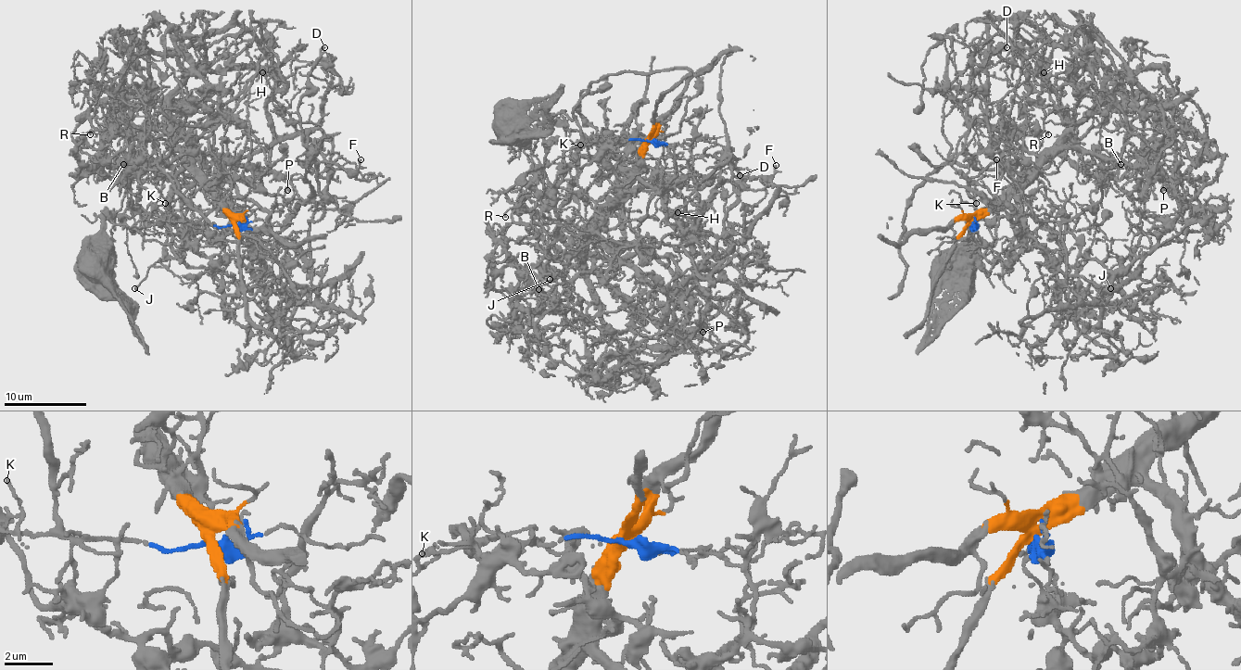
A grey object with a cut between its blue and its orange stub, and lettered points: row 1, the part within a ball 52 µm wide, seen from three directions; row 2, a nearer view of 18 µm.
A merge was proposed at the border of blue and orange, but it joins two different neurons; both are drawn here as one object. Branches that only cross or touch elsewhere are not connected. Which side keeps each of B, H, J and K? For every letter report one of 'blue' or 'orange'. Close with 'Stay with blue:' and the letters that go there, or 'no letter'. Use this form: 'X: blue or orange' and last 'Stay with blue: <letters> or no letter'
B: orange
H: orange
J: orange
K: blue
Stay with blue: K

